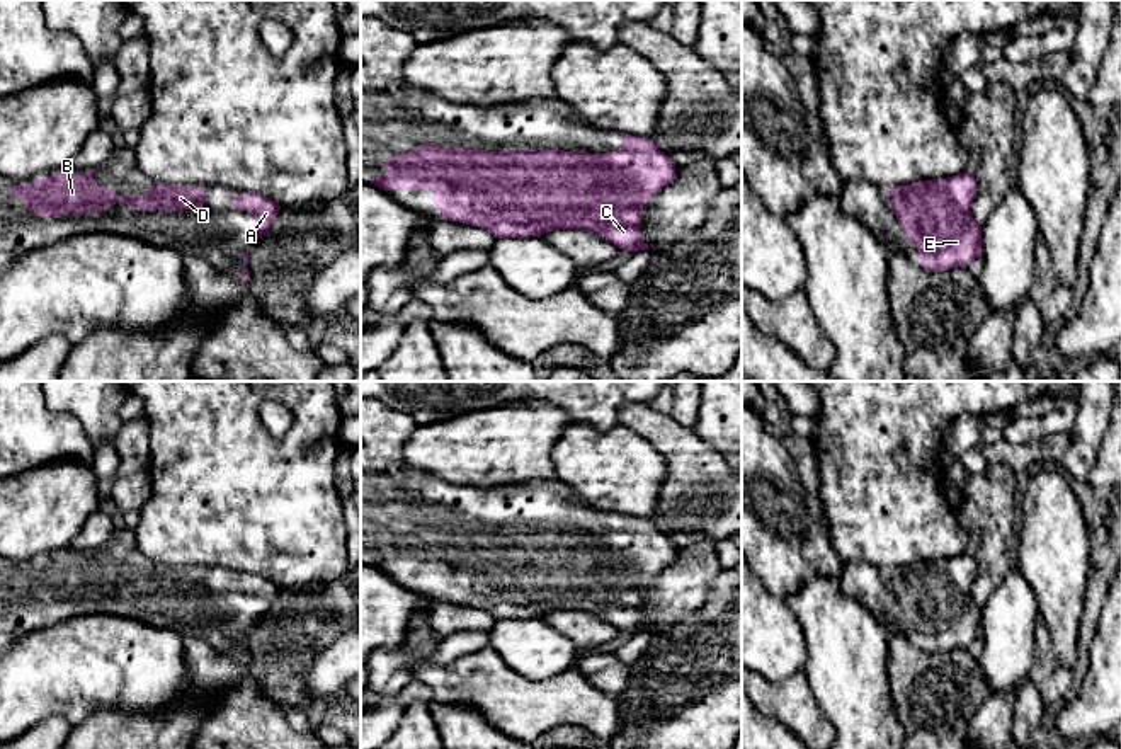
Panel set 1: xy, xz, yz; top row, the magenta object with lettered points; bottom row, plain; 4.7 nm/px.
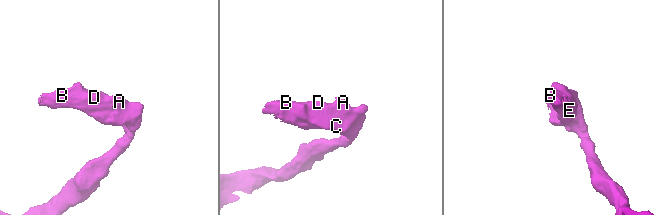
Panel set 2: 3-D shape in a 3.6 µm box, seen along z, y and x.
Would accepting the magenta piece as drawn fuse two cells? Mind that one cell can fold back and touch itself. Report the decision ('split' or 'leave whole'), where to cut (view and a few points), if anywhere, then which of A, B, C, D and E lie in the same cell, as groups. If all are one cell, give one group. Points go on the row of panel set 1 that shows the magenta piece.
leave whole; cut none; groups A B C D E

